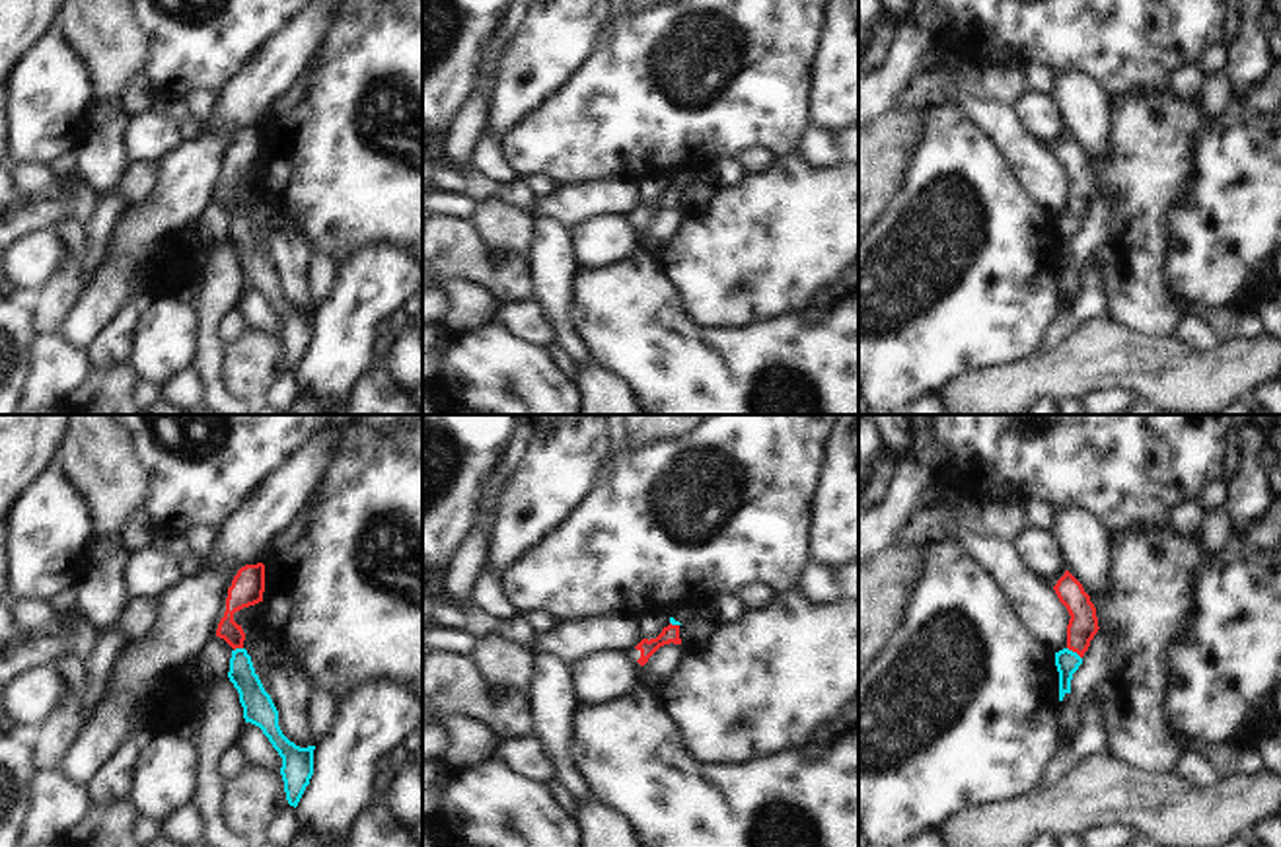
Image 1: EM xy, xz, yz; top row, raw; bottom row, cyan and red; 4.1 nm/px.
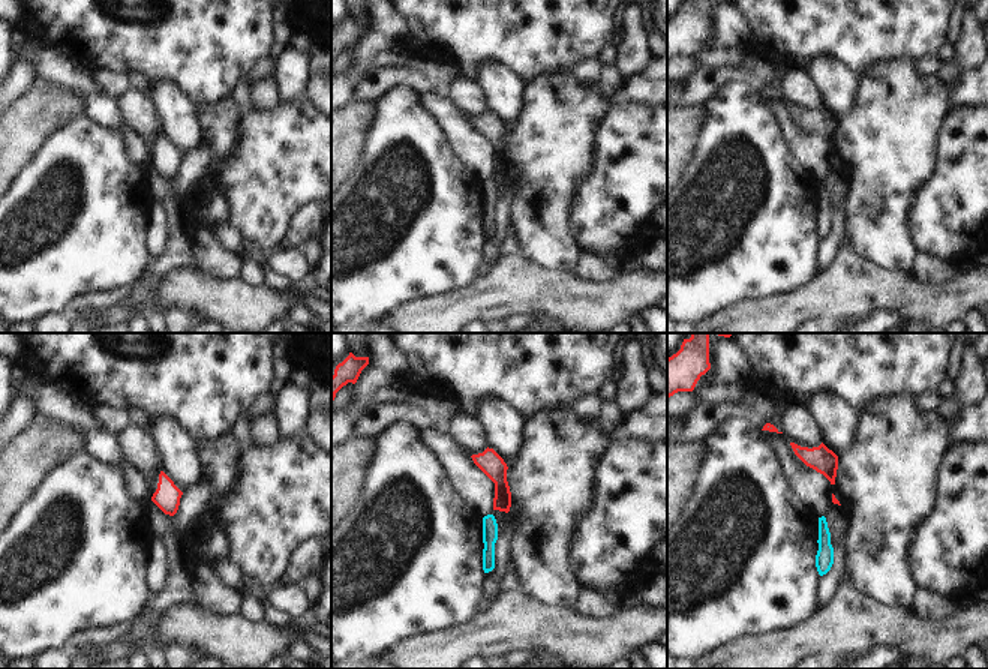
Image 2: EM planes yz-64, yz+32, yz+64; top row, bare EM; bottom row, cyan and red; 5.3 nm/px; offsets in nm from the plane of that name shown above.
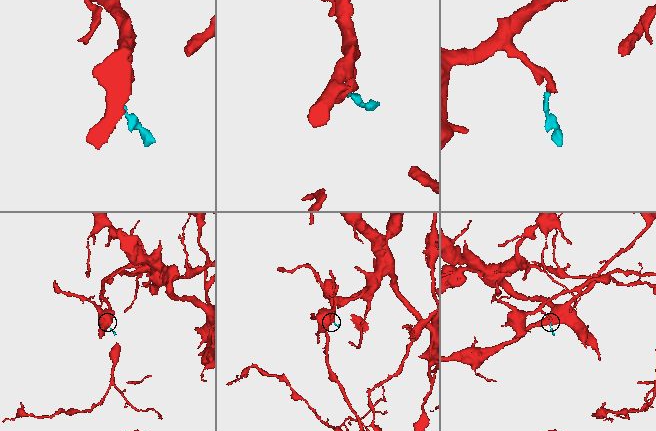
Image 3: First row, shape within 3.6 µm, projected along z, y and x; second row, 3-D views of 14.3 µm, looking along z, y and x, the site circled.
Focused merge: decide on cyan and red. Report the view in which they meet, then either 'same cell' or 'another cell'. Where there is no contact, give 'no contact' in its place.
meets cyan in yz; same cell

